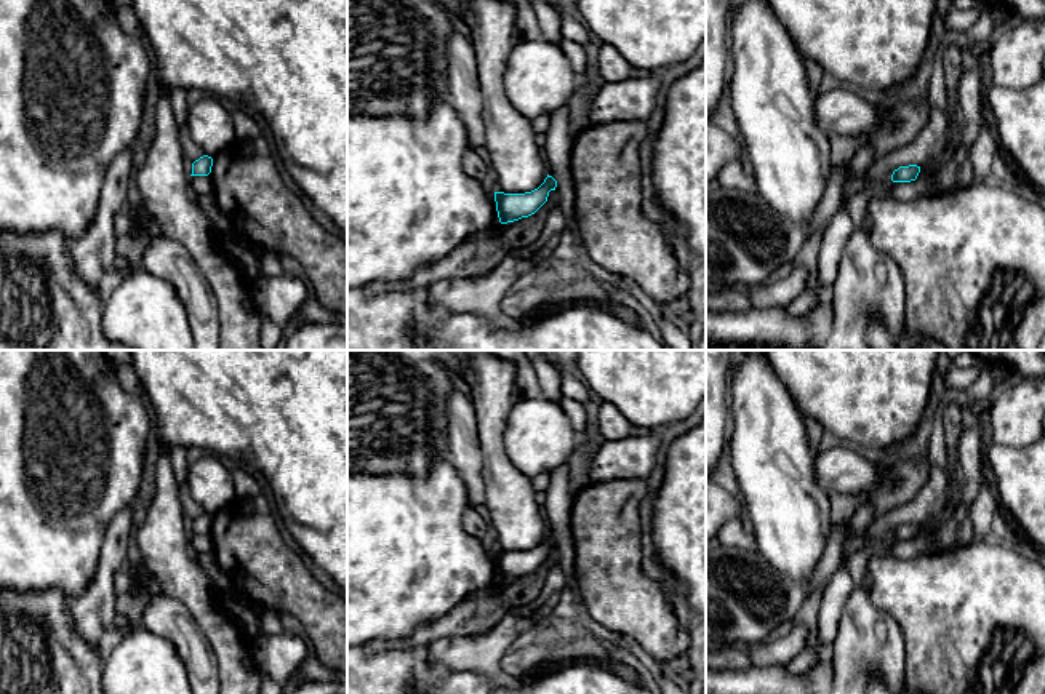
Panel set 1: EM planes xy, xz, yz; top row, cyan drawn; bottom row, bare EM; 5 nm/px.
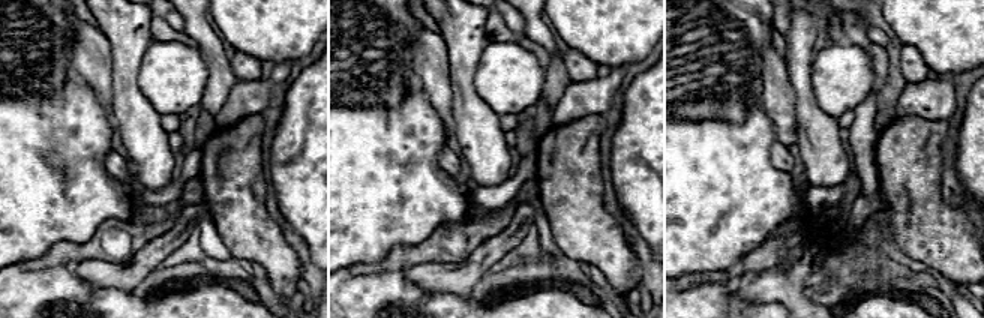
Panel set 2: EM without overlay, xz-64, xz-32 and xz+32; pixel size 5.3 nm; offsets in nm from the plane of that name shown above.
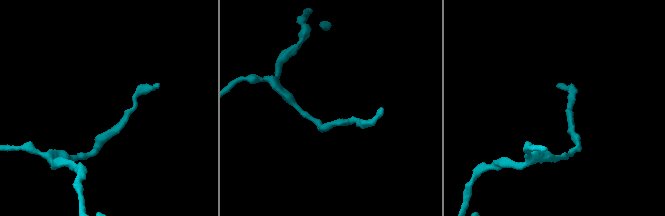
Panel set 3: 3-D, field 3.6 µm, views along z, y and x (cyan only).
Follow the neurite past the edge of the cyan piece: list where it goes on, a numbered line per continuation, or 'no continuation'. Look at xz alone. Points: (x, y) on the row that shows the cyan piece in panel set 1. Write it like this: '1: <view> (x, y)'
no continuation

